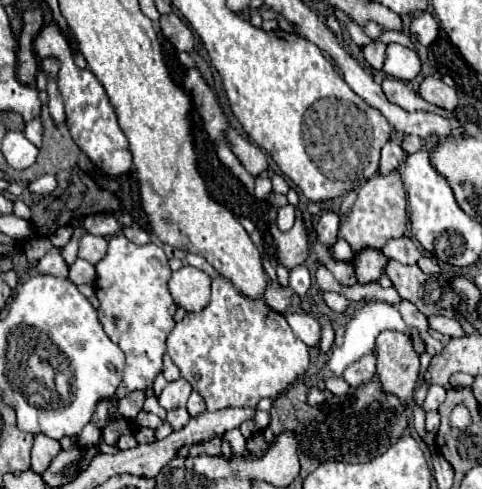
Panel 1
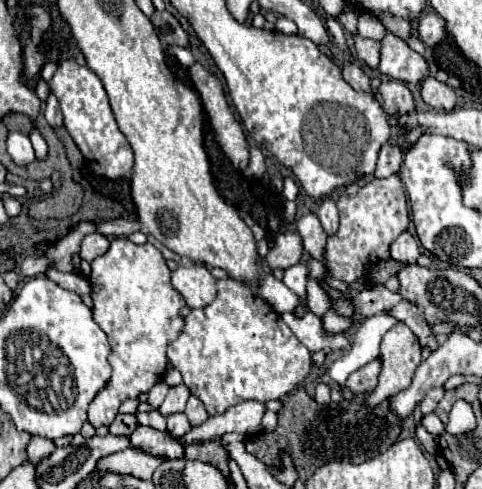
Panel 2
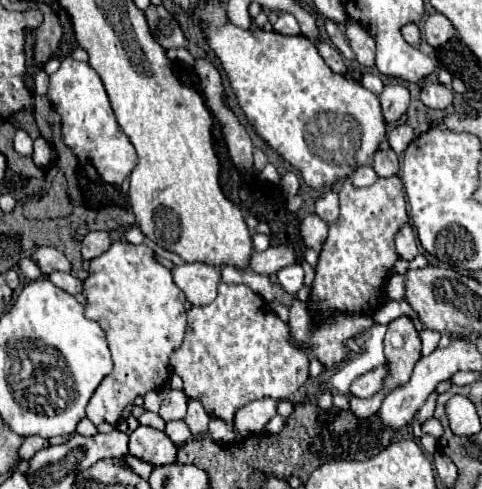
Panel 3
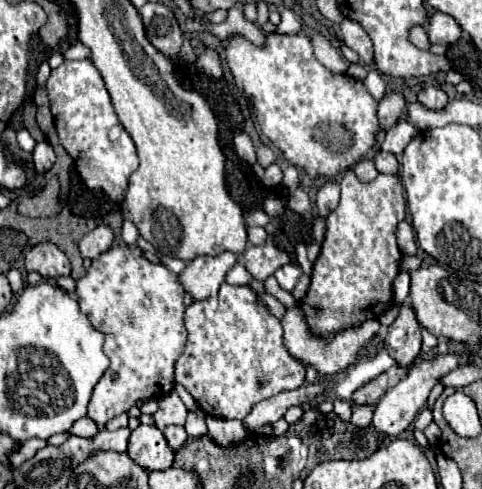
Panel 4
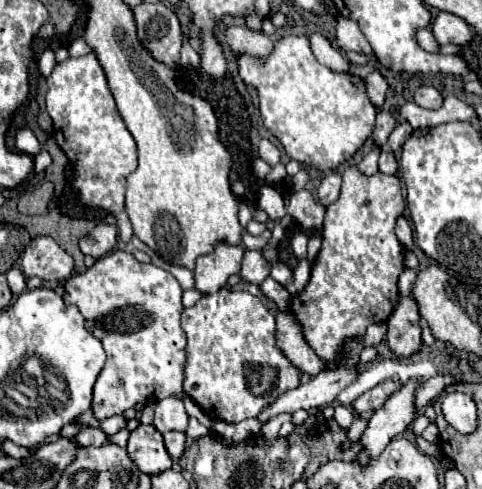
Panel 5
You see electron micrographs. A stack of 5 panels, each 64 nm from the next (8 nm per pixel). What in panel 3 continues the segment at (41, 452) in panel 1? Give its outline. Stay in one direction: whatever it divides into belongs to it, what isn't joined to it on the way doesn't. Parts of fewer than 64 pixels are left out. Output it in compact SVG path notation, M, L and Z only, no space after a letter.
M28 436L28 438L22 442L22 446L20 446L18 458L20 458L20 460L30 460L38 450L42 450L42 448L46 448L46 446L48 446L48 442L46 442L44 438L40 438L40 436Z

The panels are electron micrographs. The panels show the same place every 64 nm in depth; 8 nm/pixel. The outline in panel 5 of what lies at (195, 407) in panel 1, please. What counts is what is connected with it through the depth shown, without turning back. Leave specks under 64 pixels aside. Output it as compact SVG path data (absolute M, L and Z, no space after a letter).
M190 418L190 424L188 424L188 430L186 430L186 436L188 438L200 438L200 436L208 436L210 430L206 426L202 426L196 418Z

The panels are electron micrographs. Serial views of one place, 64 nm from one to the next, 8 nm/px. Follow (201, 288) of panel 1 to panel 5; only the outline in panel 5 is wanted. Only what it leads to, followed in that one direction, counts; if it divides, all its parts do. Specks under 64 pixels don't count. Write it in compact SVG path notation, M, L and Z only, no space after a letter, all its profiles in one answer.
M220 242L214 252L196 260L196 290L202 294L216 294L232 274L240 272L242 258L244 248L240 244L232 246L228 242Z

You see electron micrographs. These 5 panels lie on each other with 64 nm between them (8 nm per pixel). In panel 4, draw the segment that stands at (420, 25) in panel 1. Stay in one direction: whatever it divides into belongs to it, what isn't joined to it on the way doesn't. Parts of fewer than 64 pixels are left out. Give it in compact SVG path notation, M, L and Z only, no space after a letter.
M436 12L430 18L428 36L432 44L456 44L462 38L462 28L452 16L444 12Z

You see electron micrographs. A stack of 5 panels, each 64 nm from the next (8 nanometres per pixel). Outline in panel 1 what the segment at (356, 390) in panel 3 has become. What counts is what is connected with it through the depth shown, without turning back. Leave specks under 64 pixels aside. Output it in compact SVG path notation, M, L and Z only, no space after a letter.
M374 354L364 356L362 360L358 360L352 366L348 366L346 372L344 372L344 380L352 388L358 388L360 384L370 382L374 376L376 376L376 356Z

